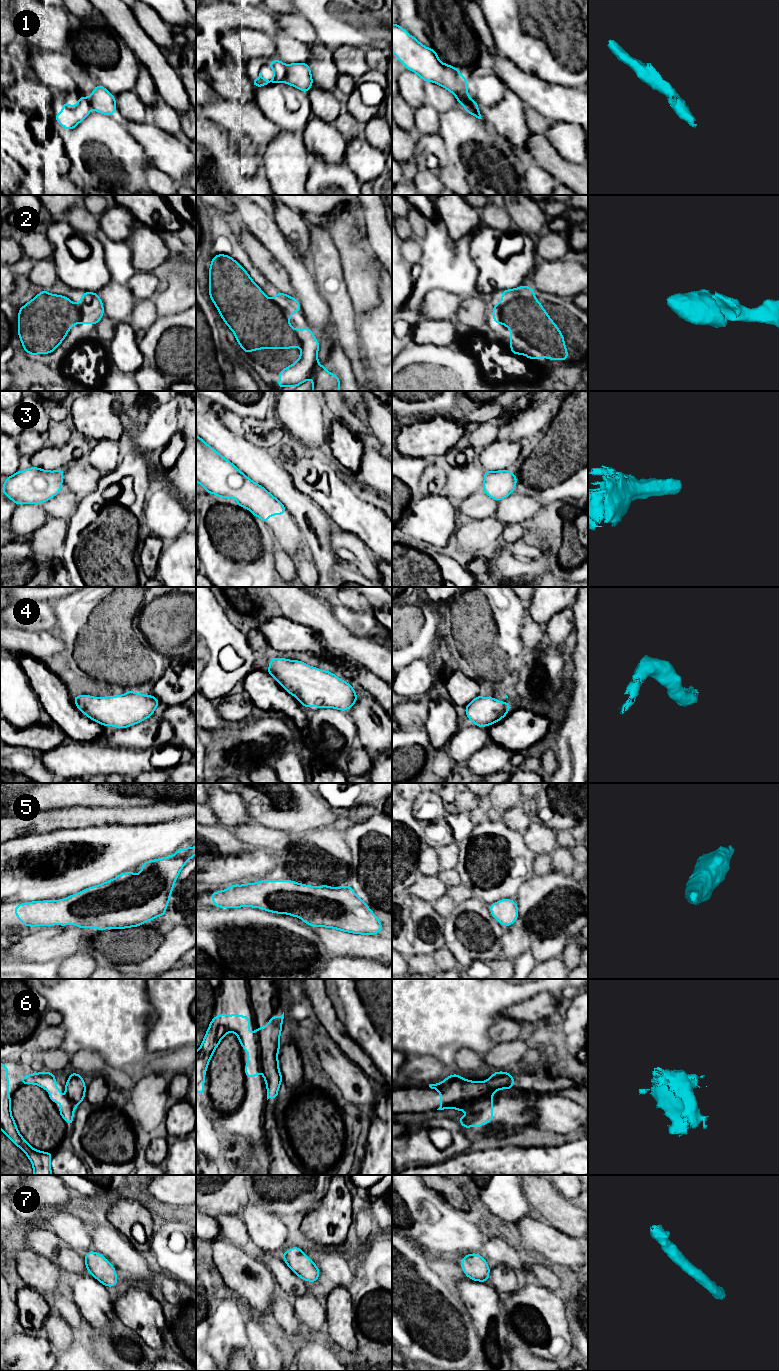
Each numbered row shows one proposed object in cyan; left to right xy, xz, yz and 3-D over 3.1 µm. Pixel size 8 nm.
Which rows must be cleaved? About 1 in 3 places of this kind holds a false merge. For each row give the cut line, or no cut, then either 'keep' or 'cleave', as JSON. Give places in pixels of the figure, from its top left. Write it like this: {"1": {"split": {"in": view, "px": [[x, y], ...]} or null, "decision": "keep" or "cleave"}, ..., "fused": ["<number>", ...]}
{"1": {"split": {"in": "yz", "px": [[457, 97], [464, 98], [480, 115]]}, "decision": "cleave"}, "2": {"split": null, "decision": "keep"}, "3": {"split": null, "decision": "keep"}, "4": {"split": null, "decision": "keep"}, "5": {"split": null, "decision": "keep"}, "6": {"split": {"in": "yz", "px": [[491, 1094], [472, 1101], [458, 1103], [451, 1107]]}, "decision": "cleave"}, "7": {"split": null, "decision": "keep"}, "fused": ["1", "6"]}

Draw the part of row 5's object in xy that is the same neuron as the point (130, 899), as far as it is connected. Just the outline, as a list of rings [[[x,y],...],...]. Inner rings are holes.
[[[196,846],[183,848],[173,853],[171,857],[164,857],[150,860],[141,865],[141,873],[124,872],[102,884],[84,889],[79,893],[73,894],[62,900],[45,900],[21,903],[14,909],[17,918],[24,923],[25,929],[30,925],[51,926],[73,924],[80,928],[93,927],[97,930],[124,929],[129,927],[139,927],[142,923],[154,920],[157,916],[165,916],[168,902],[173,891],[174,883],[185,866],[186,862],[196,854]]]

